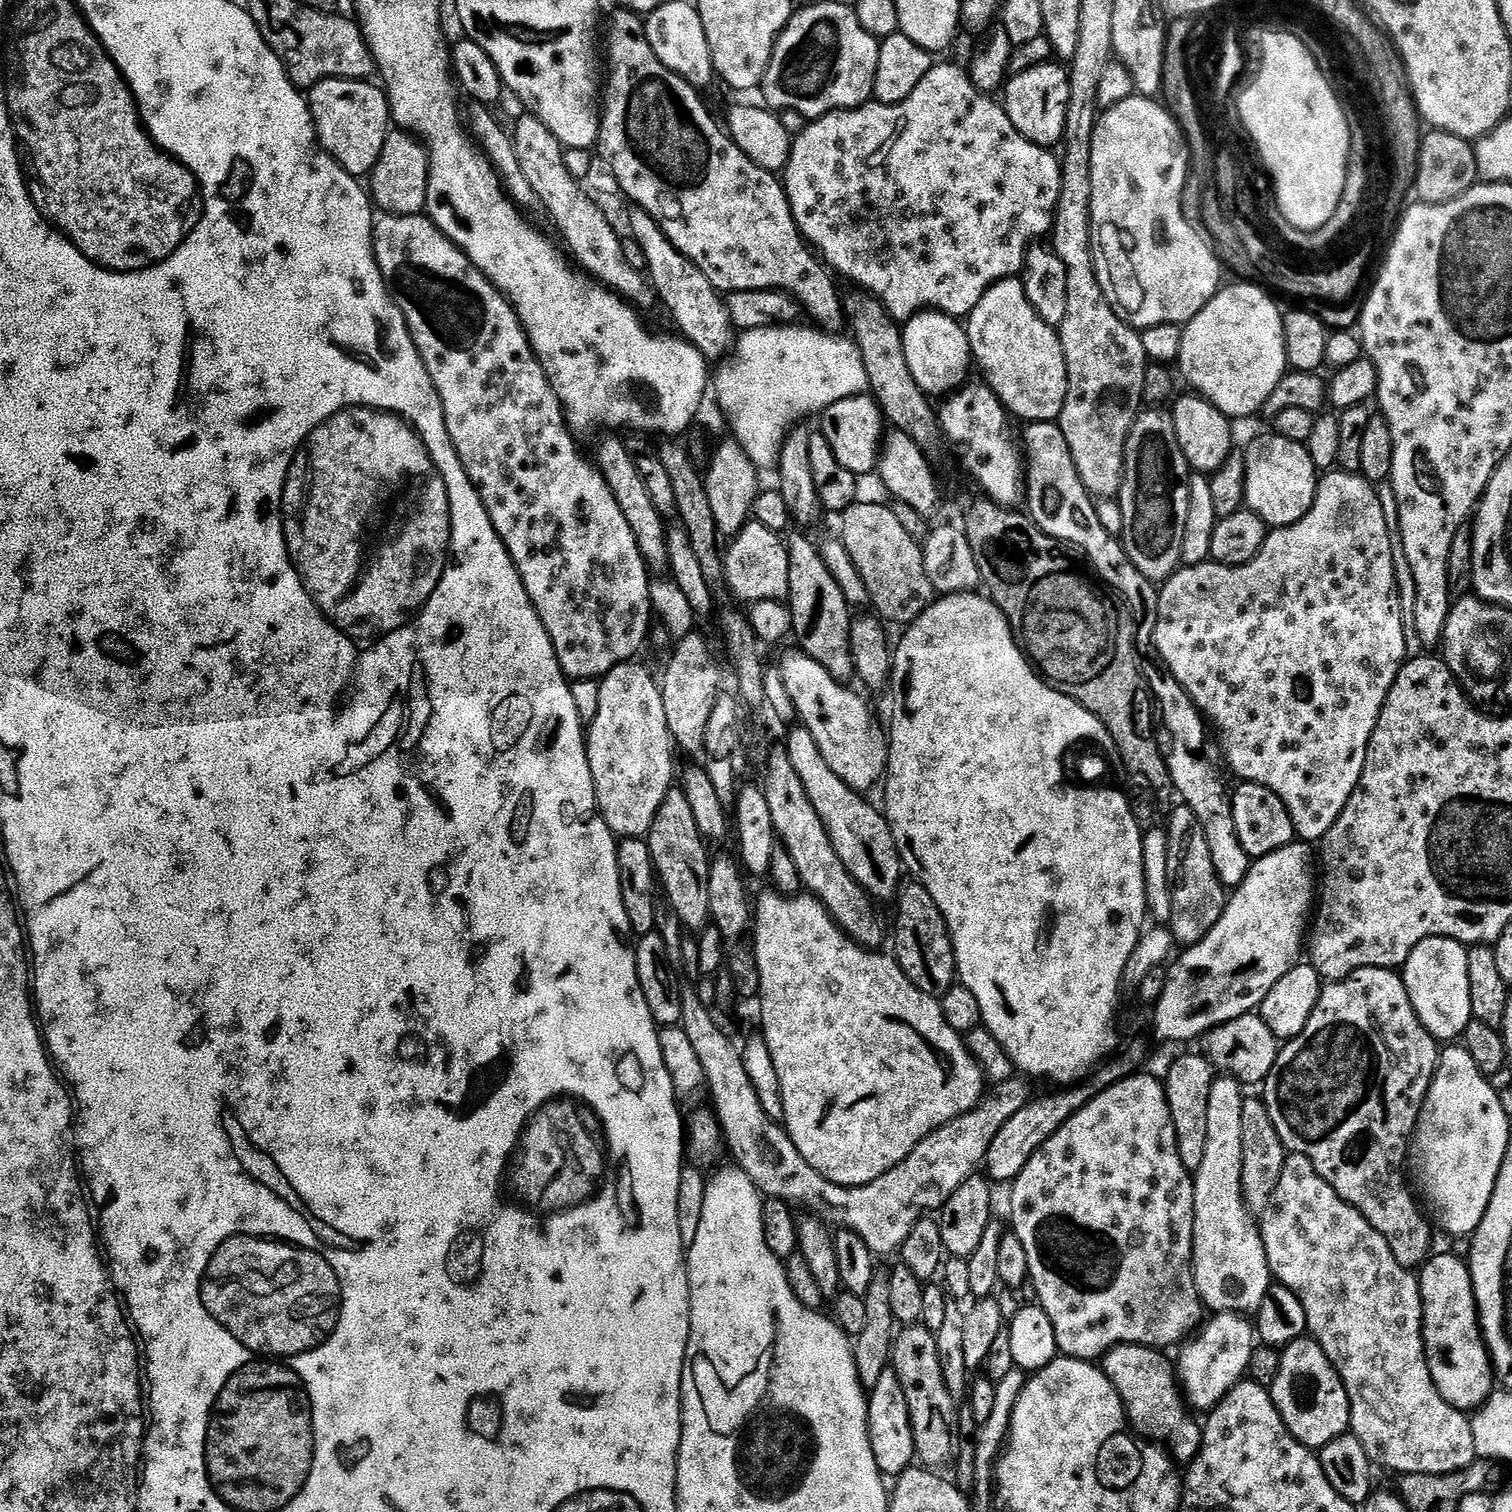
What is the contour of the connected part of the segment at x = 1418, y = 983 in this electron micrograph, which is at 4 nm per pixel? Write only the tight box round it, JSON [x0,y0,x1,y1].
[1402,936,1474,1042]

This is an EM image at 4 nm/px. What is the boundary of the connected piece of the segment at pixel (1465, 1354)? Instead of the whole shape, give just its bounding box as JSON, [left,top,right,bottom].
[1418,1254,1492,1412]

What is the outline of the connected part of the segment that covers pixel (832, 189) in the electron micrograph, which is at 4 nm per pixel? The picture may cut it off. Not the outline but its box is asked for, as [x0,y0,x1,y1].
[782,62,1072,322]

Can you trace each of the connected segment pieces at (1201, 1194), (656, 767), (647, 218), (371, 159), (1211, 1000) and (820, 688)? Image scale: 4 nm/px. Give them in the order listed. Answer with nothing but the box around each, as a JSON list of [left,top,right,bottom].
[[1193,1076,1274,1316],[586,662,678,838],[628,207,734,358],[307,80,390,178],[1191,842,1318,1034],[778,650,888,794]]

